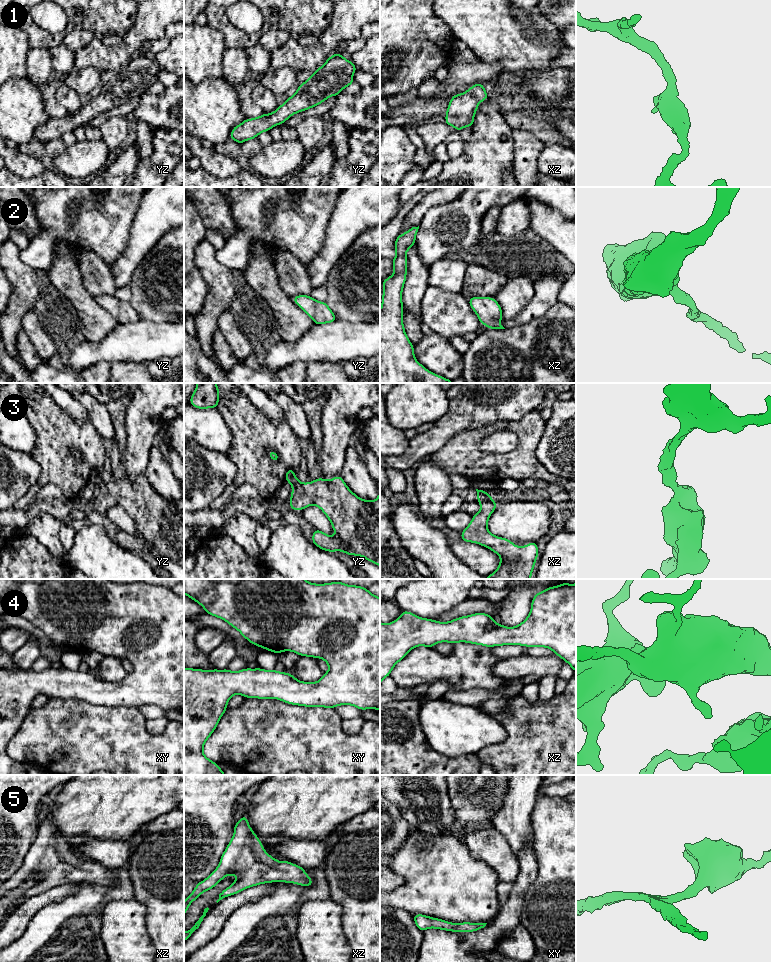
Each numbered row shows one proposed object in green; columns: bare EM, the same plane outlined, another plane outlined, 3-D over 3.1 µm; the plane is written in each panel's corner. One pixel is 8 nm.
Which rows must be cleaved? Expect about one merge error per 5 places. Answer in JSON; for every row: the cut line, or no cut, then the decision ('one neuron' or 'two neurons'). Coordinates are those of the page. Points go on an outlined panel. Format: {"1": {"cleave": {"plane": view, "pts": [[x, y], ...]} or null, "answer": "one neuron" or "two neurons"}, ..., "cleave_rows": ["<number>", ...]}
{"1": {"cleave": null, "answer": "one neuron"}, "2": {"cleave": null, "answer": "one neuron"}, "3": {"cleave": null, "answer": "one neuron"}, "4": {"cleave": null, "answer": "one neuron"}, "5": {"cleave": null, "answer": "one neuron"}, "cleave_rows": []}

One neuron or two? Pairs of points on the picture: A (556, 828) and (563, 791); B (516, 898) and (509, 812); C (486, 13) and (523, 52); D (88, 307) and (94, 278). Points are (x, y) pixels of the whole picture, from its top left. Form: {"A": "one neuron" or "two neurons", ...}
{"A": "two neurons", "B": "two neurons", "C": "one neuron", "D": "two neurons"}

